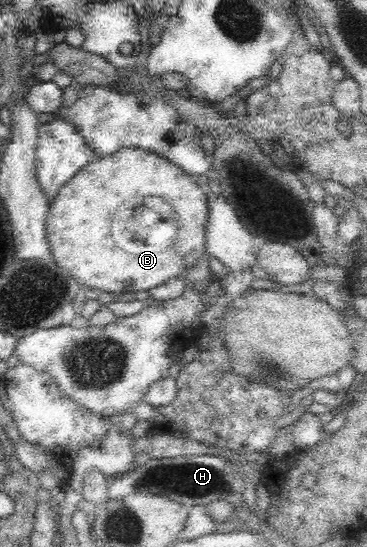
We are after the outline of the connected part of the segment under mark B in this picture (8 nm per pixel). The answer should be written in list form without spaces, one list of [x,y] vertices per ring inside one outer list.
[[[122,148],[117,152],[111,153],[109,156],[98,158],[96,161],[90,161],[80,171],[74,174],[60,189],[52,201],[46,215],[46,238],[50,243],[51,257],[54,261],[66,269],[80,285],[84,287],[92,287],[92,289],[100,289],[99,293],[113,293],[116,296],[129,292],[131,294],[138,291],[150,291],[153,287],[164,285],[169,279],[180,278],[185,272],[193,267],[197,260],[207,254],[206,242],[206,219],[208,219],[208,198],[207,192],[196,184],[194,179],[178,167],[176,164],[140,148]]]

